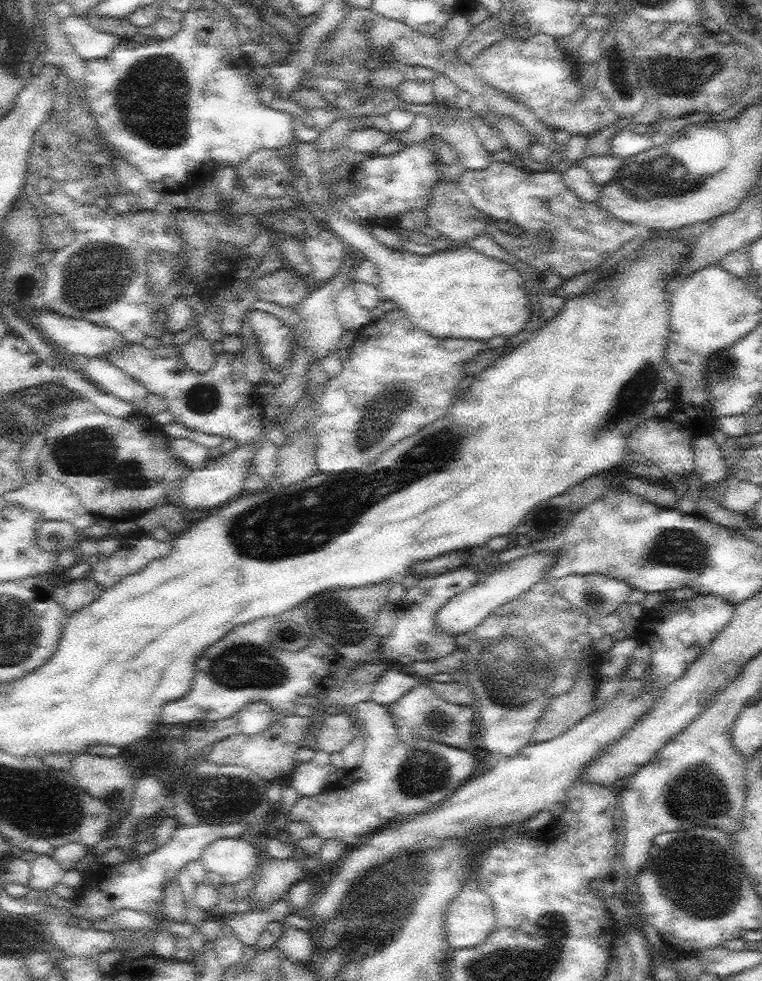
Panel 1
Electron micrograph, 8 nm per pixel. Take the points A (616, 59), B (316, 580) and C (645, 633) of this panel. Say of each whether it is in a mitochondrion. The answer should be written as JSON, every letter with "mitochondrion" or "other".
{"A":"mitochondrion","B":"other","C":"other"}

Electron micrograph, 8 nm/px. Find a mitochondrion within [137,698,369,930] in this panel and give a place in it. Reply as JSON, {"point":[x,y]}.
{"point":[212,796]}

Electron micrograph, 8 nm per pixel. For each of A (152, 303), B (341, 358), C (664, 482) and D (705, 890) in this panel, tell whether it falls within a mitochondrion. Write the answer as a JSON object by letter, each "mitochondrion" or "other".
{"A":"other","B":"other","C":"other","D":"mitochondrion"}

